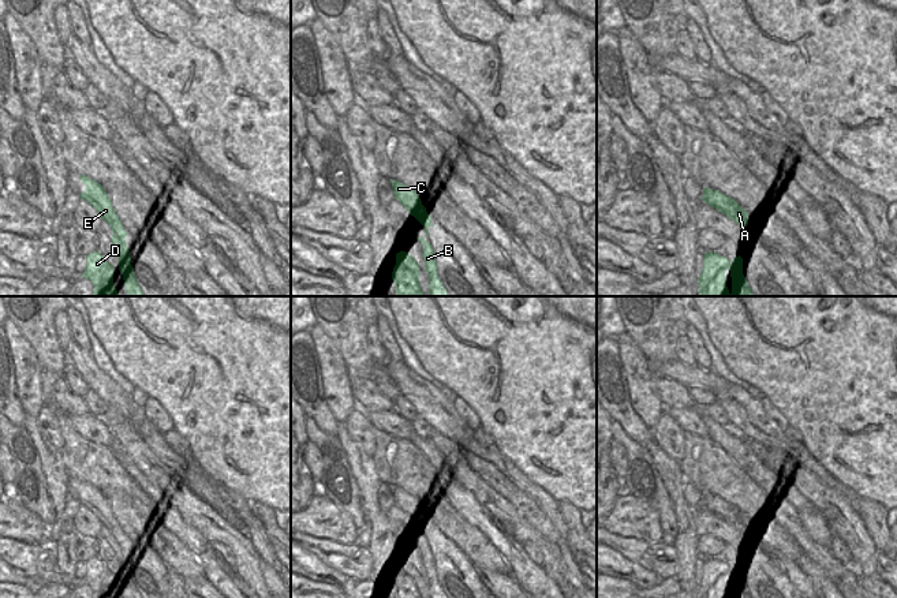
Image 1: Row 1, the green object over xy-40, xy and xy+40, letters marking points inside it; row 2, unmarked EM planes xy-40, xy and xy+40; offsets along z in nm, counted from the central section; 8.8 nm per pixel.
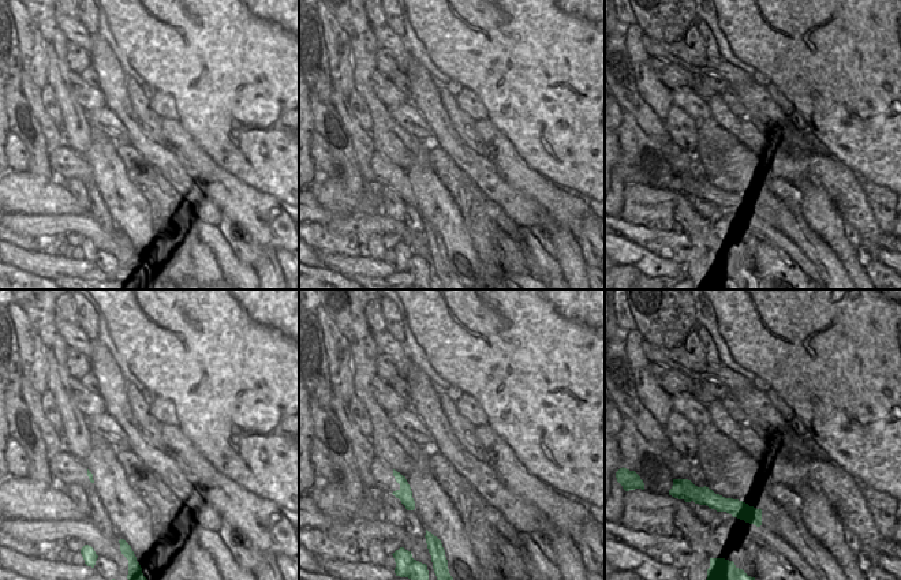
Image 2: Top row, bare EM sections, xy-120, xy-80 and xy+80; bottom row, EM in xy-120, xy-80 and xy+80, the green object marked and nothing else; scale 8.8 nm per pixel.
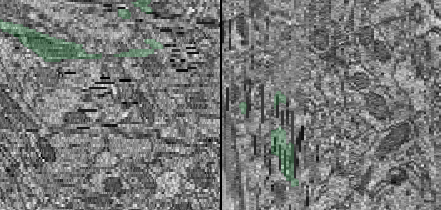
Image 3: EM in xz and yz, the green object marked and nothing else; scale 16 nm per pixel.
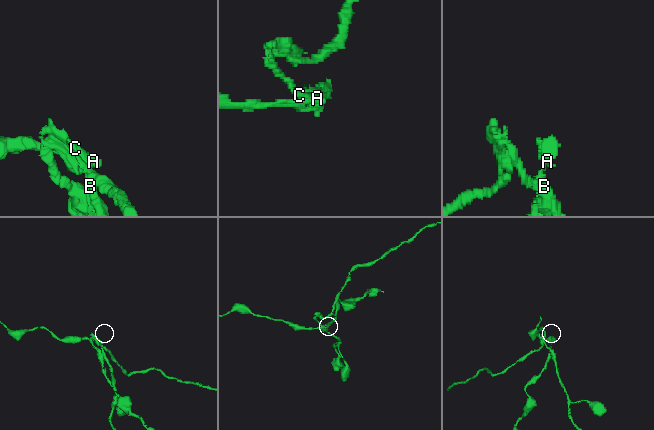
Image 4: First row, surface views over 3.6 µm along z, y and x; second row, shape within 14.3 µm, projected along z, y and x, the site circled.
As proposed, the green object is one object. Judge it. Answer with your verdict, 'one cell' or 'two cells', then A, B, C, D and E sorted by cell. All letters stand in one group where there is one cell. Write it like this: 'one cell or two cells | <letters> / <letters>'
two cells | A / B C D E

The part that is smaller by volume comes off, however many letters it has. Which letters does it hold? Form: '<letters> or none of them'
A

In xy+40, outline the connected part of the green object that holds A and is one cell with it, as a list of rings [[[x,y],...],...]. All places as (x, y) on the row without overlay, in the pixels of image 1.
[[[713,496],[706,502],[703,501],[702,507],[736,527],[741,534],[748,531],[748,517],[745,517],[735,505],[726,502],[725,500]]]

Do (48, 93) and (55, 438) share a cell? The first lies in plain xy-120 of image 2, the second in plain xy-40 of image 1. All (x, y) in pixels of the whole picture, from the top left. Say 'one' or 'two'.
one

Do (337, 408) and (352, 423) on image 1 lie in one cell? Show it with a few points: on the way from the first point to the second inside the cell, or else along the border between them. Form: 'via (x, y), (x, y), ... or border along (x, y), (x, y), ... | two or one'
border along (357, 406), (343, 422) | two

